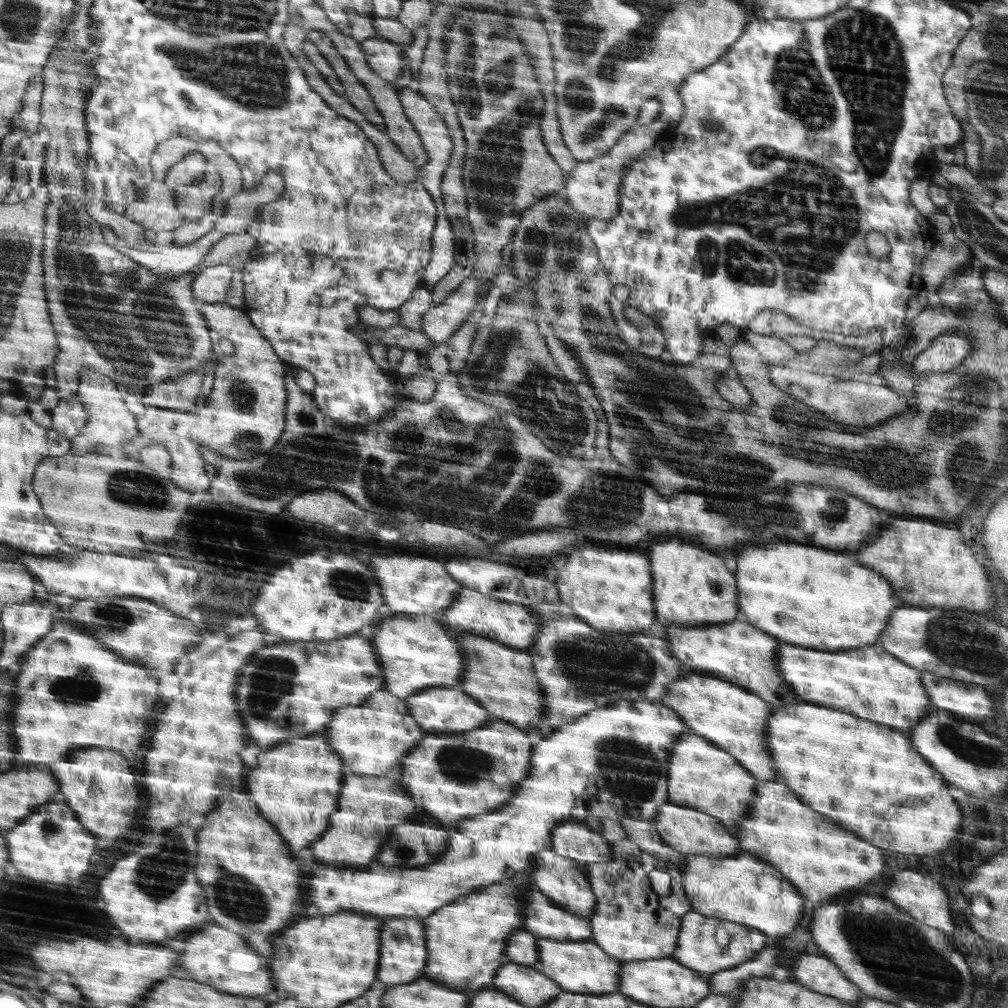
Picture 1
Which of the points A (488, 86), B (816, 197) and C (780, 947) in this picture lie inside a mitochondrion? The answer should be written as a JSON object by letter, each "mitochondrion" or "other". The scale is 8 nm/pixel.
{"A":"mitochondrion","B":"mitochondrion","C":"other"}

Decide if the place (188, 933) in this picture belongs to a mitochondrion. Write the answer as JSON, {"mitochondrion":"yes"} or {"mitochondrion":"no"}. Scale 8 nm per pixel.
{"mitochondrion":"no"}

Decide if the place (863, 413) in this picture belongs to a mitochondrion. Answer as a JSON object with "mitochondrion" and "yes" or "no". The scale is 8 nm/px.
{"mitochondrion":"yes"}

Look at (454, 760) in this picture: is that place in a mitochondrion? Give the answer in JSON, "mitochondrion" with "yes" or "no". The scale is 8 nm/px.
{"mitochondrion":"yes"}

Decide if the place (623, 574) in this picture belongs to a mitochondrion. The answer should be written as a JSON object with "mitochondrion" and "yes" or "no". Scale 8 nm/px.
{"mitochondrion":"no"}

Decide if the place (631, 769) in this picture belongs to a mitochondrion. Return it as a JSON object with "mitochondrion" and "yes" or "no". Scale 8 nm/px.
{"mitochondrion":"yes"}

